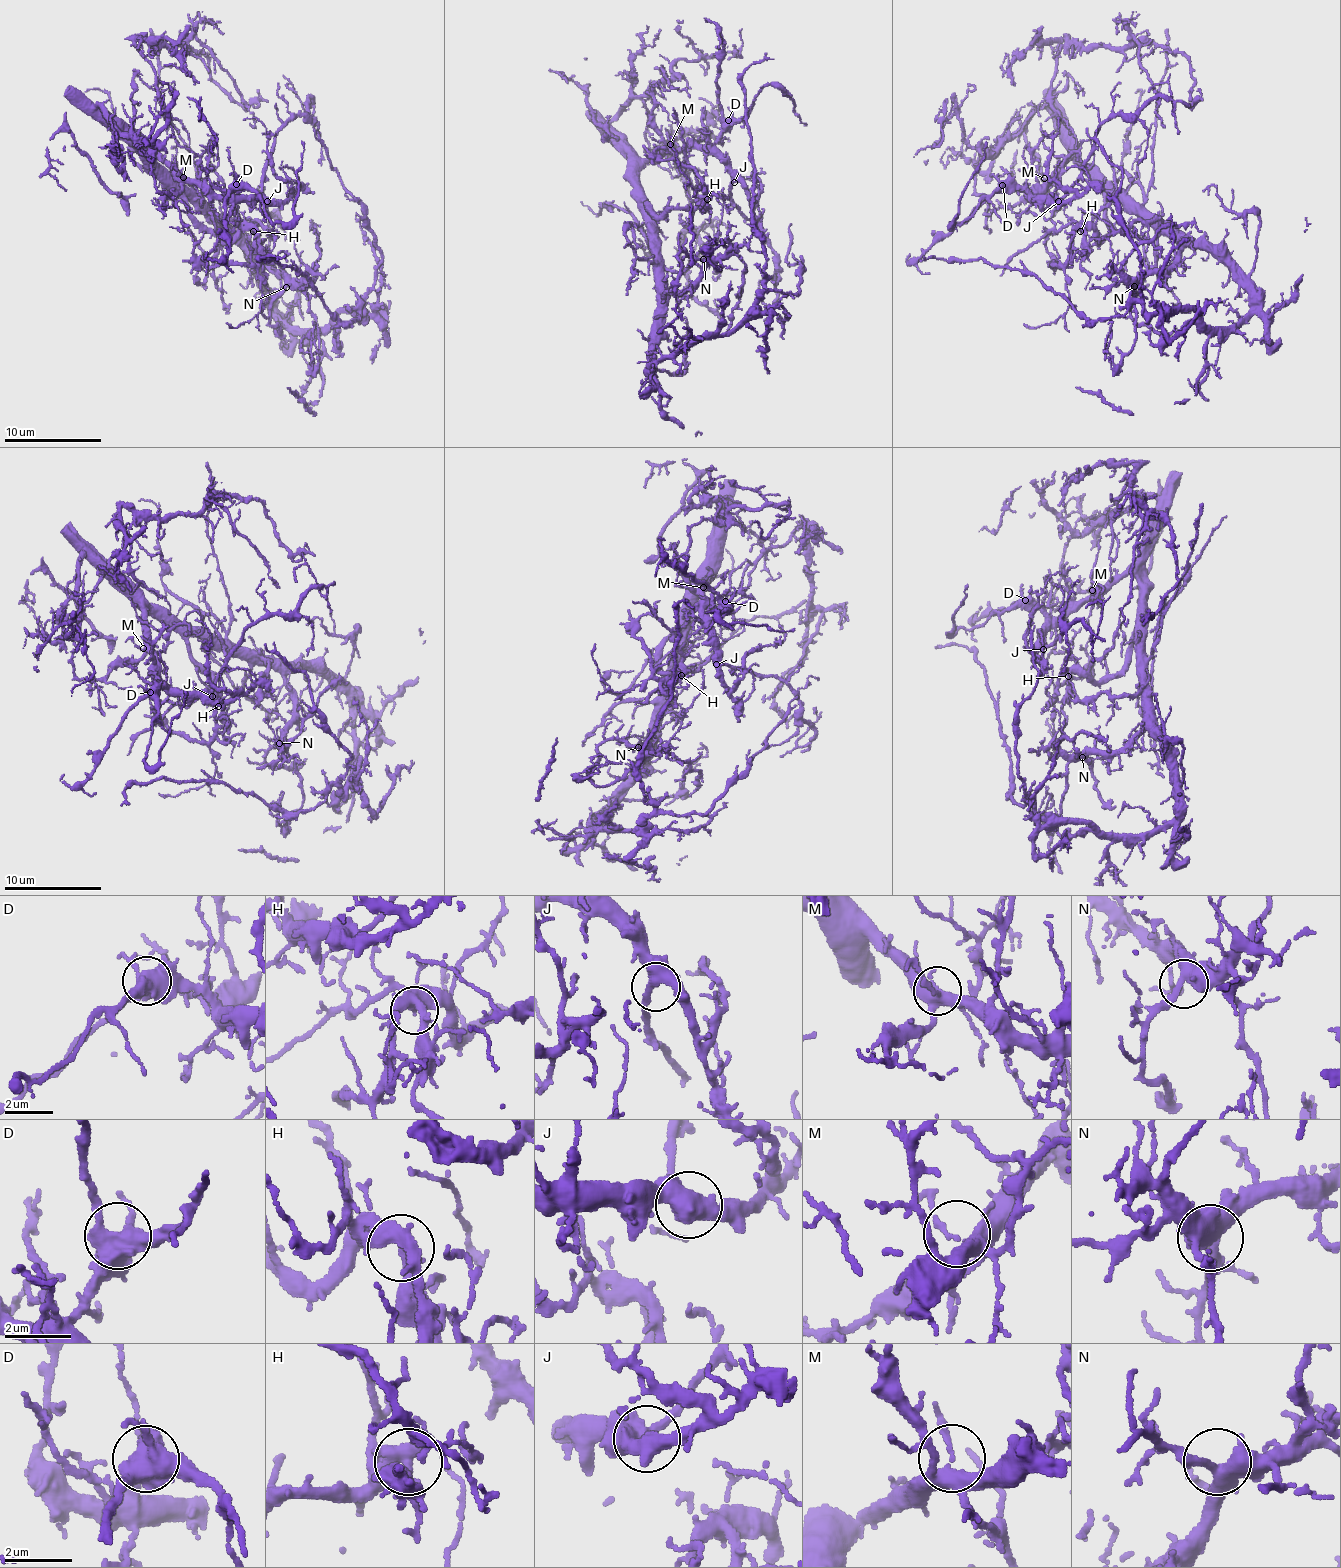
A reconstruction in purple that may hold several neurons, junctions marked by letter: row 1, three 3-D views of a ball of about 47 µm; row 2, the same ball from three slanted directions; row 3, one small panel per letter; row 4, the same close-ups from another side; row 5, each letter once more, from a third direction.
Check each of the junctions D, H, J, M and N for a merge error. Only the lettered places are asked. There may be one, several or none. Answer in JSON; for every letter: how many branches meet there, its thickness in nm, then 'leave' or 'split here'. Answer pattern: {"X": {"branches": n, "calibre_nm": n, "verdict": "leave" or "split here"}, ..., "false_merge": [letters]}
{"D": {"branches": 4, "calibre_nm": 600, "verdict": "leave"}, "H": {"branches": 4, "calibre_nm": 400, "verdict": "leave"}, "J": {"branches": 4, "calibre_nm": 440, "verdict": "leave"}, "M": {"branches": 4, "calibre_nm": 260, "verdict": "leave"}, "N": {"branches": 4, "calibre_nm": 400, "verdict": "leave"}, "false_merge": []}

